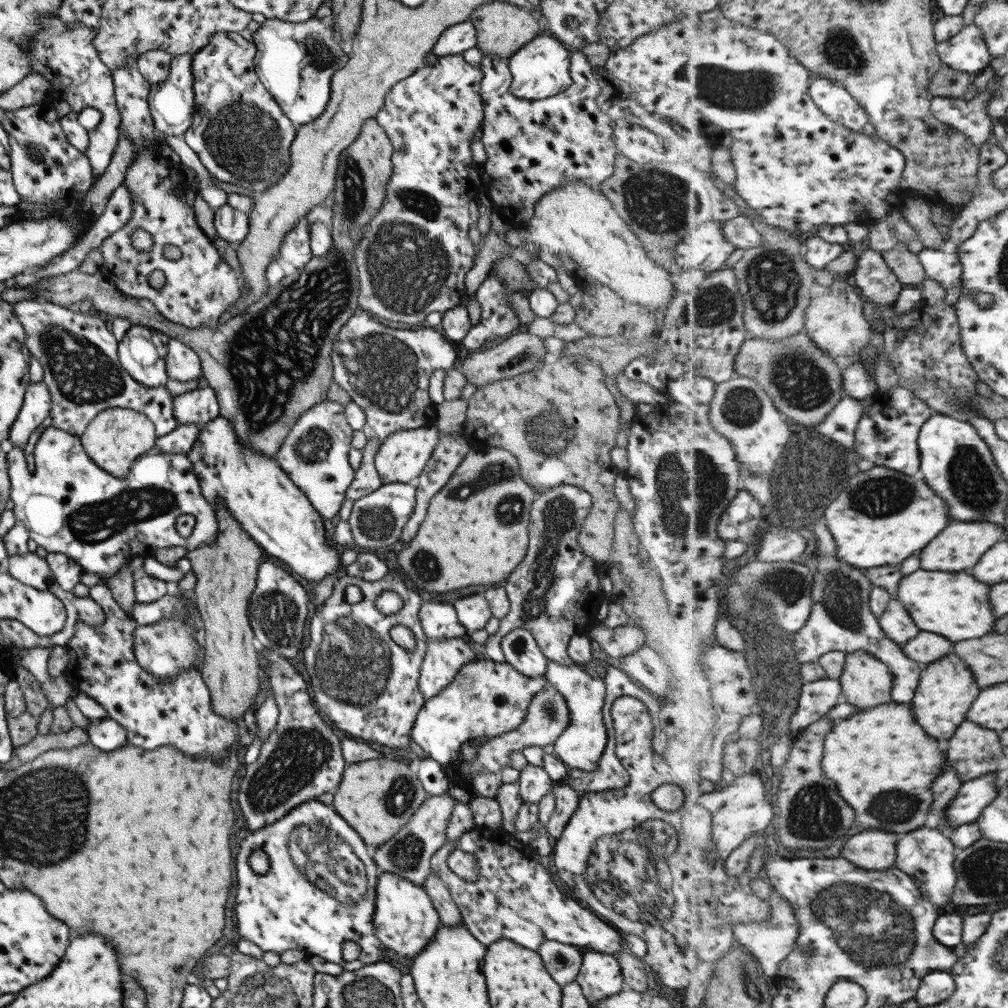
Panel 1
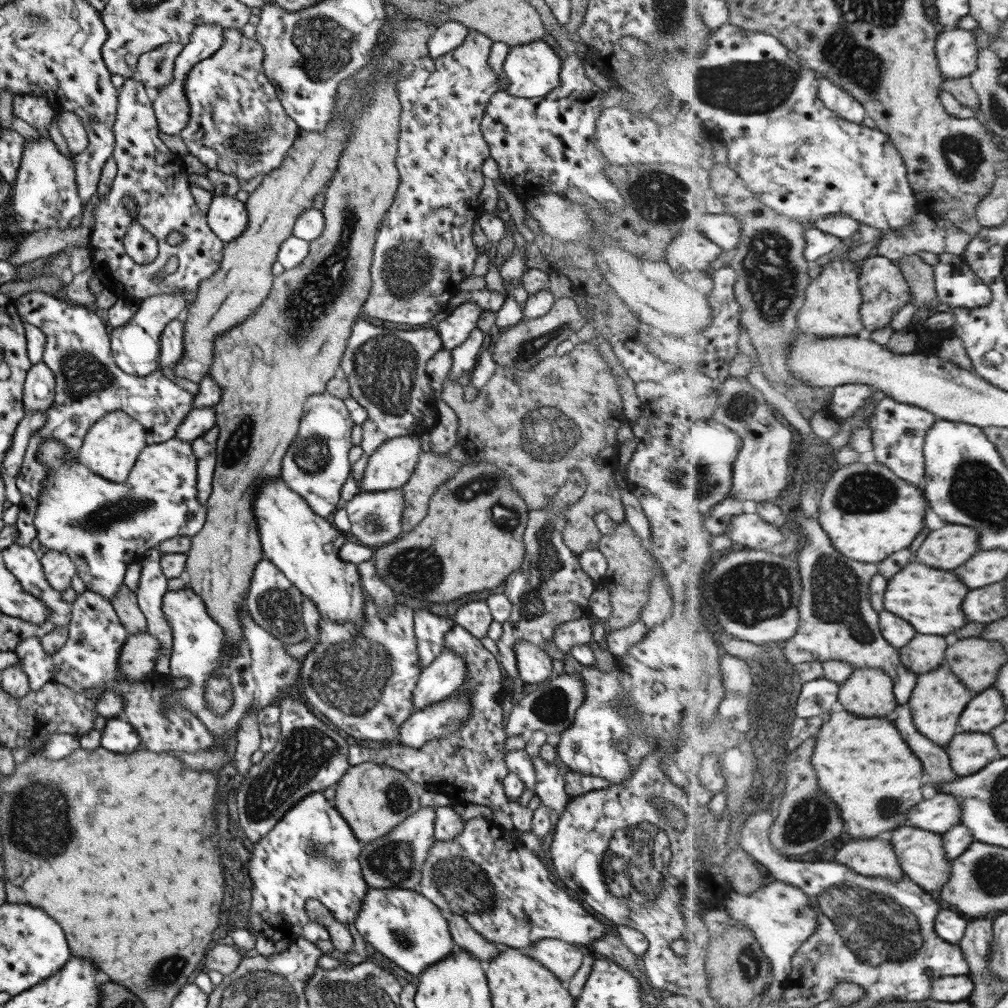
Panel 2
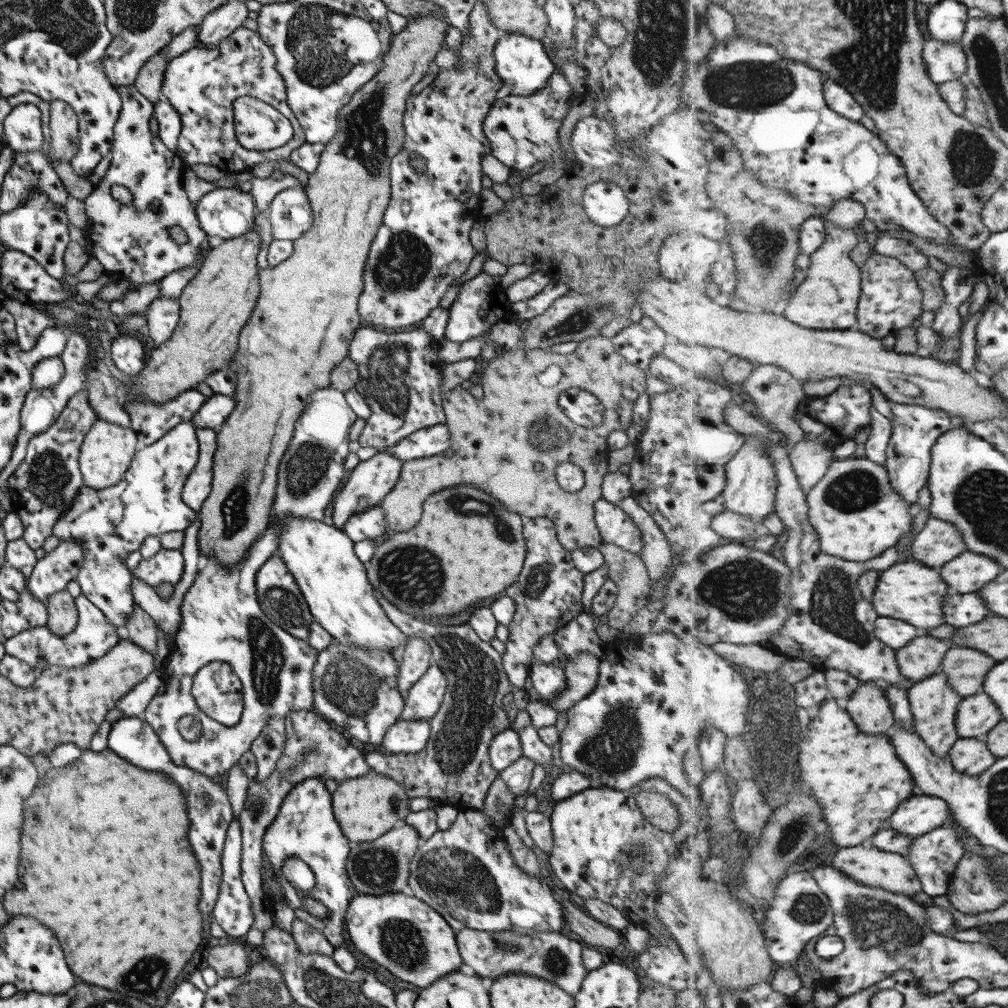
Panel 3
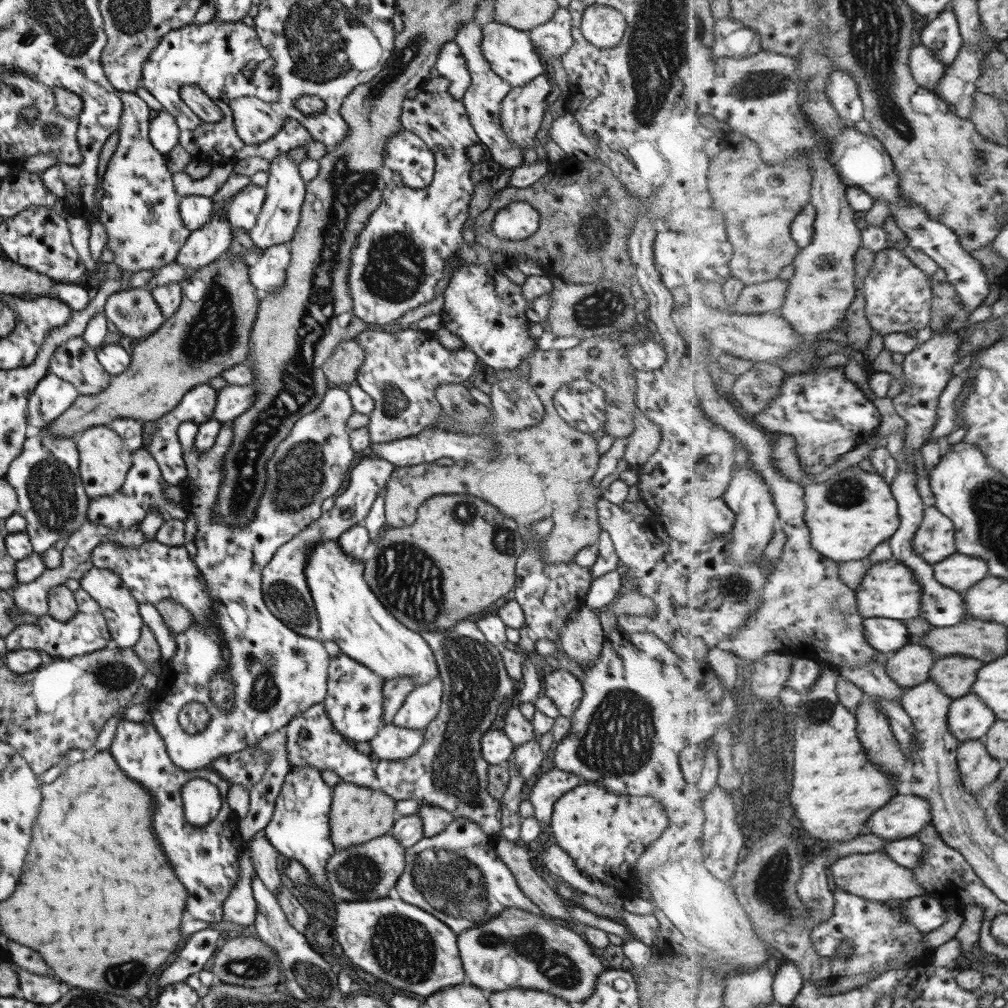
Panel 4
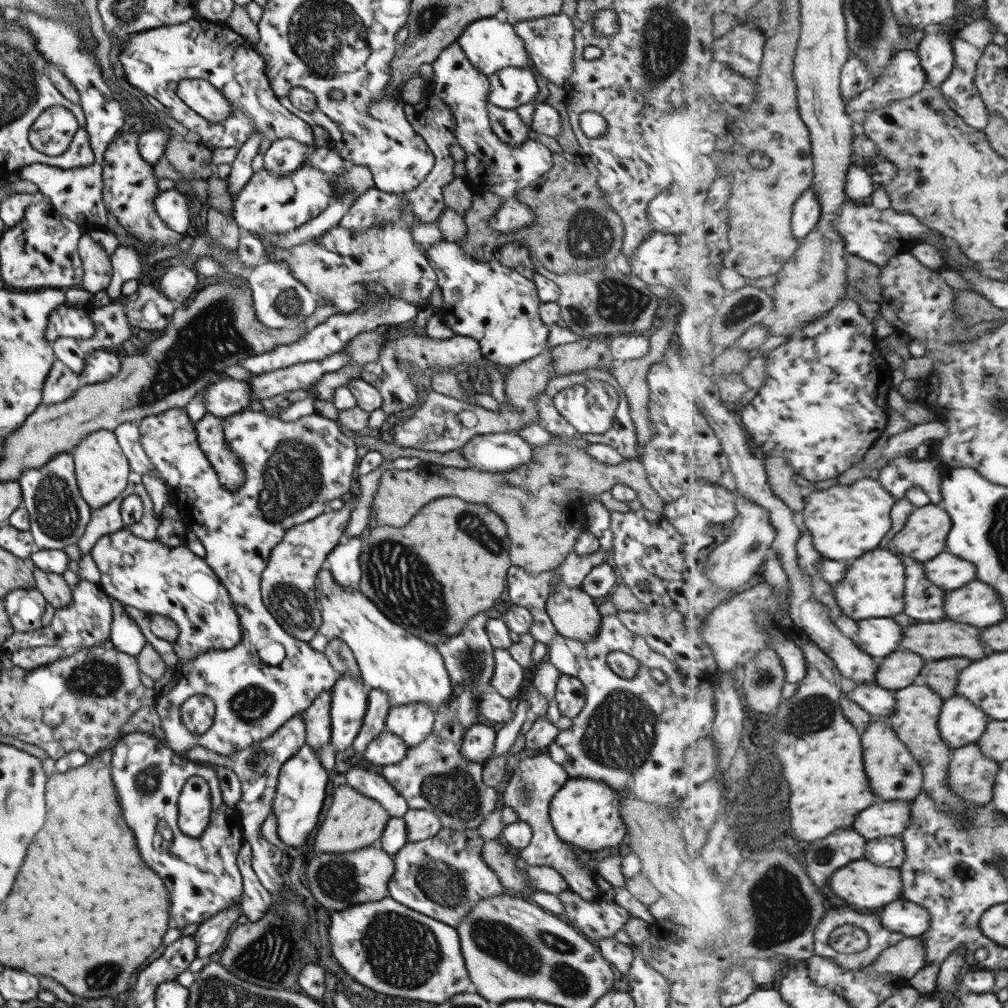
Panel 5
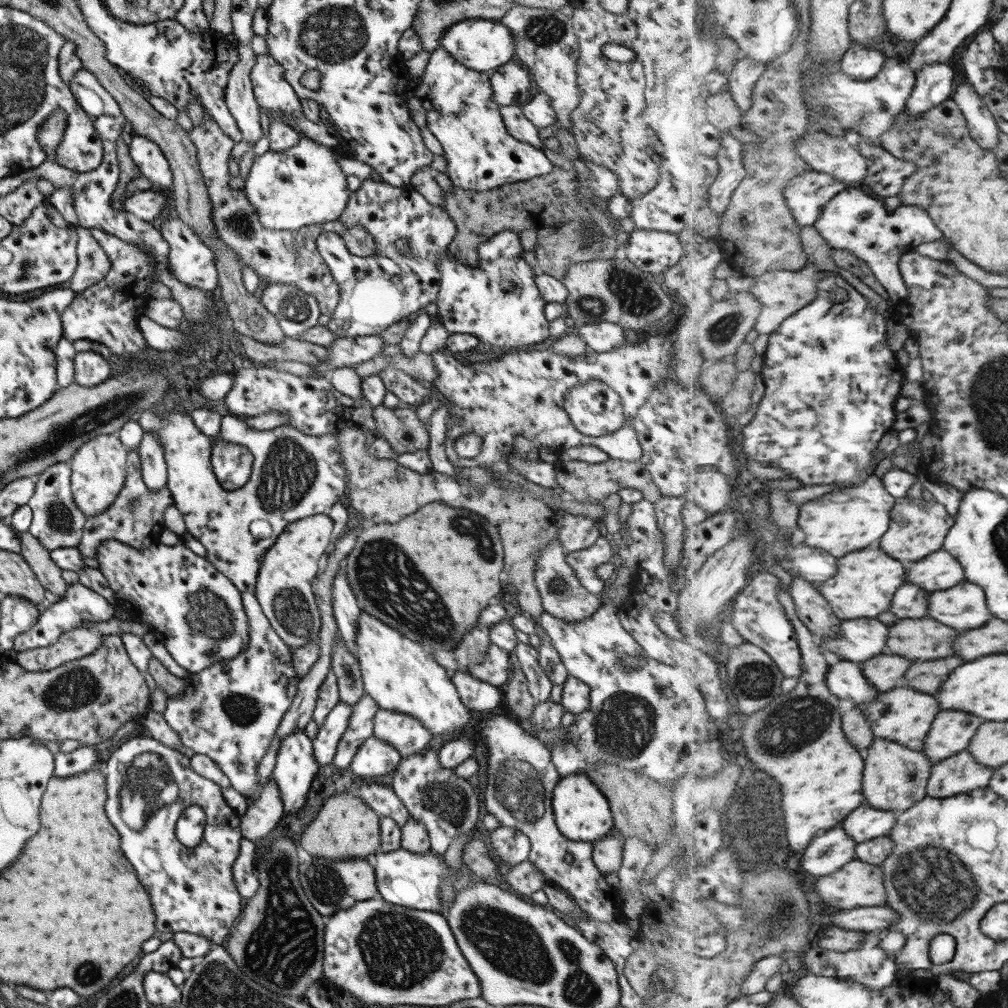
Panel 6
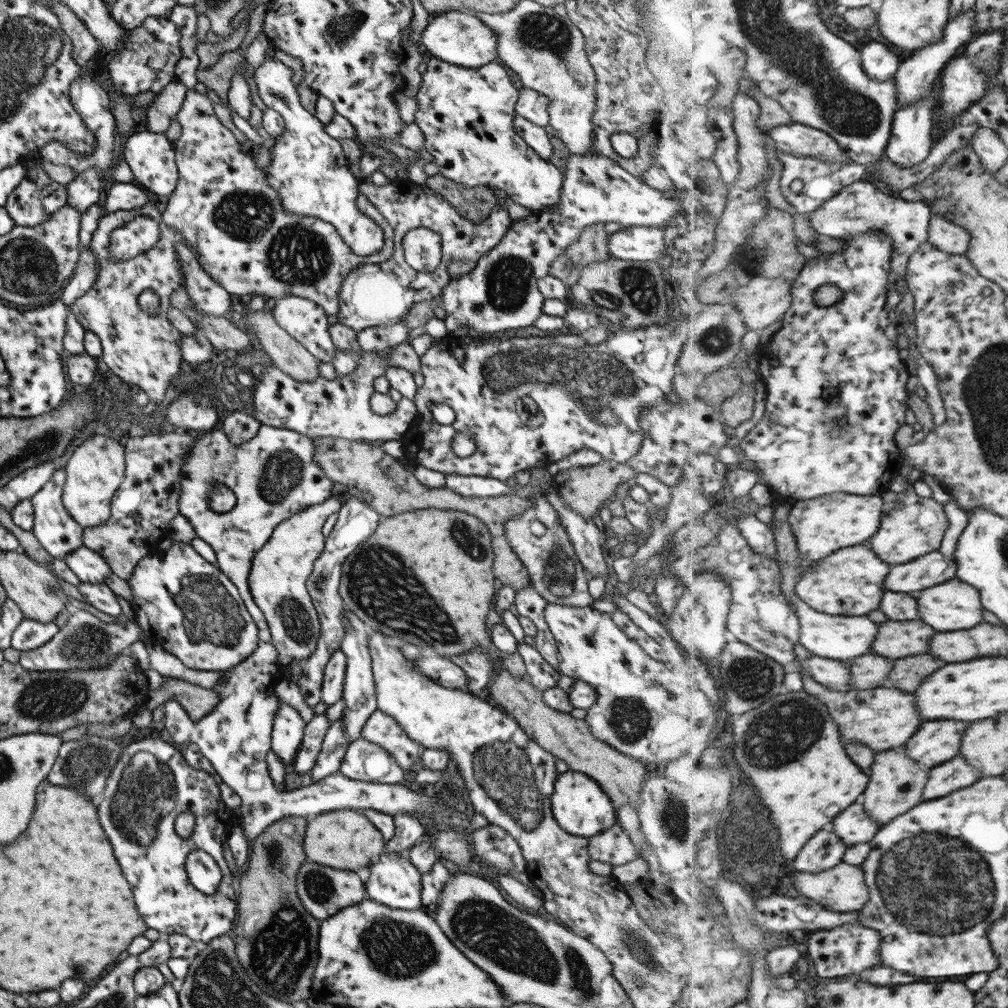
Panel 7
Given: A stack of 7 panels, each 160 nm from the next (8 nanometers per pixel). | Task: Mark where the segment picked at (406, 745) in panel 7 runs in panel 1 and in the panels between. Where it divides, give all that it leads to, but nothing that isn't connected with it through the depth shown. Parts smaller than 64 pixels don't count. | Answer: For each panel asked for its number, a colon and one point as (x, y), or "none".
1: (443, 658)
2: (439, 678)
3: (423, 699)
4: (419, 708)
5: (412, 722)
6: (406, 734)

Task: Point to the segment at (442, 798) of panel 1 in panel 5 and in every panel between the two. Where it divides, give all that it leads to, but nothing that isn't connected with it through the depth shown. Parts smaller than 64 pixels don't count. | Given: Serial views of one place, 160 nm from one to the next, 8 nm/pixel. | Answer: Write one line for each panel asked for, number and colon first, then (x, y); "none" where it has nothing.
2: (394, 860)
3: (382, 866)
4: (367, 871)
5: (337, 881)

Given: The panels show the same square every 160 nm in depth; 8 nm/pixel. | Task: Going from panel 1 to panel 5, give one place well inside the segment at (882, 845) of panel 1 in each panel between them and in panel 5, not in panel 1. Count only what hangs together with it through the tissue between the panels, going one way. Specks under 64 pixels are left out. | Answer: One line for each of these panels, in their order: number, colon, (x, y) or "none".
2: (874, 857)
3: (872, 866)
4: (875, 876)
5: (862, 884)

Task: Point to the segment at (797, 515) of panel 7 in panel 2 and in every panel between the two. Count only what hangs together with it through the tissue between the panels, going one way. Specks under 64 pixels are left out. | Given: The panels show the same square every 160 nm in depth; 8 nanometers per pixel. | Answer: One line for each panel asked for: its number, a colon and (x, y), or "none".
2: (869, 512)
3: (858, 514)
4: (852, 512)
5: (832, 515)
6: (840, 522)

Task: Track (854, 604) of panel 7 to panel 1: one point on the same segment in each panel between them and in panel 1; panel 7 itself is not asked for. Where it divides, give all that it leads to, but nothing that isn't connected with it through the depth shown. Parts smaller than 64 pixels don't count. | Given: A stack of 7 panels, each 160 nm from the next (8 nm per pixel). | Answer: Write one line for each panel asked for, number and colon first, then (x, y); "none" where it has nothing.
1: (956, 605)
2: (931, 600)
3: (909, 591)
4: (889, 590)
5: (874, 587)
6: (867, 581)

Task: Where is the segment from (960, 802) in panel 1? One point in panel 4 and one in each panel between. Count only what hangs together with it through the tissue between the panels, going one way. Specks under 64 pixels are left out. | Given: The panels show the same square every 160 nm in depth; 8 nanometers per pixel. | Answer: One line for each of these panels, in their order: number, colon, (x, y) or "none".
2: (940, 812)
3: (922, 813)
4: (905, 816)

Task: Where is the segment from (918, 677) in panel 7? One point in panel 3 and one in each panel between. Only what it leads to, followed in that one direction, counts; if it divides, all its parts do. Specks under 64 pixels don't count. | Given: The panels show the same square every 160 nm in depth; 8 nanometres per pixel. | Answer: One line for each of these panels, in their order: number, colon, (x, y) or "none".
3: (966, 669)
4: (956, 674)
5: (943, 678)
6: (929, 676)

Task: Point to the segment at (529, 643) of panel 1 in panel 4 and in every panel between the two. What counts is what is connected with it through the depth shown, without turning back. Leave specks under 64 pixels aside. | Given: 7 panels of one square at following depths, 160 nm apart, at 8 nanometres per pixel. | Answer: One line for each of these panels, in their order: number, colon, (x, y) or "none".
2: (533, 665)
3: (547, 679)
4: (564, 691)

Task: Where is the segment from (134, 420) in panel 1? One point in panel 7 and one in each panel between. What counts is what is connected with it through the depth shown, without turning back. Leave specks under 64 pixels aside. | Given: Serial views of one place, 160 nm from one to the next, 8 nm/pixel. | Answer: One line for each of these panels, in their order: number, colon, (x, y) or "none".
2: (109, 448)
3: (106, 450)
4: (103, 460)
5: (101, 471)
6: (98, 467)
7: (93, 472)

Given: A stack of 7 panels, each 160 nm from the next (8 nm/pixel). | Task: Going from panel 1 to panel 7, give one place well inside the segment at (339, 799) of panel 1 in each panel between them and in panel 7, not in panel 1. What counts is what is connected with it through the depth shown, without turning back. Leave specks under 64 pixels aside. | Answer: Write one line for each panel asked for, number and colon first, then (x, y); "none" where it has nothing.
2: (372, 799)
3: (365, 807)
4: (357, 814)
5: (352, 821)
6: (344, 828)
7: (345, 839)

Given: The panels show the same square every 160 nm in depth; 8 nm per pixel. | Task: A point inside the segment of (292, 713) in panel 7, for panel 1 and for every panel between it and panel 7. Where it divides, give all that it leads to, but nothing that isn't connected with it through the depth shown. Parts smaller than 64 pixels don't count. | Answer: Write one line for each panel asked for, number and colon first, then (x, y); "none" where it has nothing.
1: (319, 891)
2: (310, 853)
3: (305, 827)
4: (298, 829)
5: (300, 790)
6: (295, 767)

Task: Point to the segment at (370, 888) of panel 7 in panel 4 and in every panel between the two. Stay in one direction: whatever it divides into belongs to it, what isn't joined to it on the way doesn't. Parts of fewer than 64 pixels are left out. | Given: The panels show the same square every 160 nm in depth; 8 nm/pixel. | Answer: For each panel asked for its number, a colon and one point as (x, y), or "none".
4: (455, 874)
5: (443, 876)
6: (402, 878)

